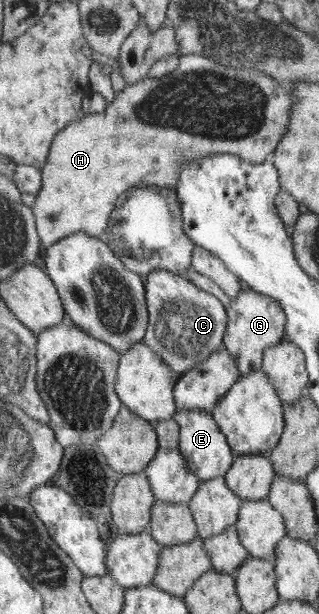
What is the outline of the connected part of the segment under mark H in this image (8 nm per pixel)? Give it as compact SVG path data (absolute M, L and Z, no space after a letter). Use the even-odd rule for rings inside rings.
M184 53L177 70L169 75L147 77L130 84L118 92L102 112L86 115L55 137L42 171L43 190L37 194L32 206L43 247L48 249L61 239L78 233L102 238L120 198L134 188L147 185L176 187L184 163L199 162L221 153L239 155L255 165L271 160L291 123L291 111L295 107L293 84L279 82L258 68L231 67L194 53Z

